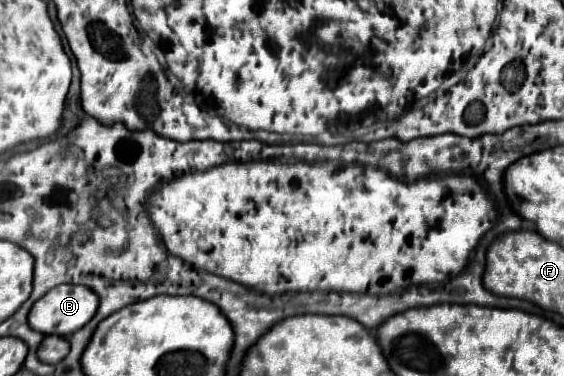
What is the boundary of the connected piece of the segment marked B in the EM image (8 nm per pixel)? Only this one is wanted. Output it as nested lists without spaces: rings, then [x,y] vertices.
[[[61,284],[57,288],[51,288],[43,298],[39,298],[31,312],[29,312],[29,326],[45,336],[57,334],[57,336],[69,336],[75,330],[83,328],[97,312],[99,298],[93,290],[85,286],[73,286],[73,284]]]

